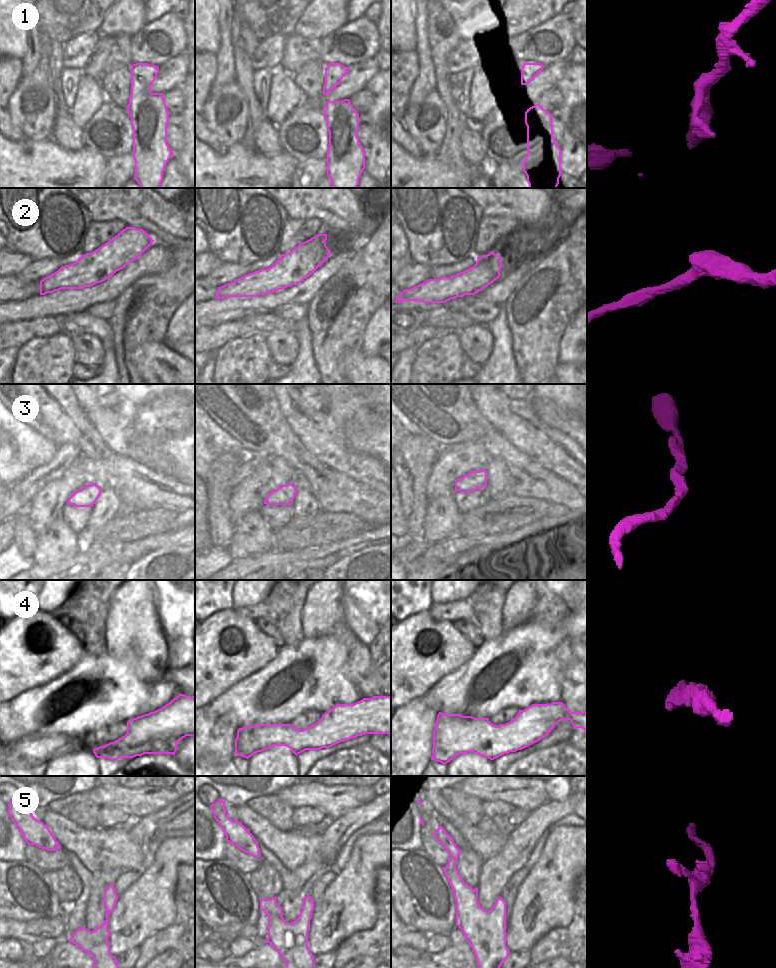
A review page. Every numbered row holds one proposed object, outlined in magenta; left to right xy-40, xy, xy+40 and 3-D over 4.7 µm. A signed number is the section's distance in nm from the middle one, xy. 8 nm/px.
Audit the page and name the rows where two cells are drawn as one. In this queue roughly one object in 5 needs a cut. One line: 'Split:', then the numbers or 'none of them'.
Split: none of them

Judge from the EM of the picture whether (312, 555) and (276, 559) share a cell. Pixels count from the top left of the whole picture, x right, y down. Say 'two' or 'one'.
one

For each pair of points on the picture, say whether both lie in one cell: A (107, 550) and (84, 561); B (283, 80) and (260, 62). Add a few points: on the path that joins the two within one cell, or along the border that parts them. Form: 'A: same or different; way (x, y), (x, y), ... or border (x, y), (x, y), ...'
A: same; way (101, 556), (90, 561)
B: different; border (280, 64), (276, 66)

